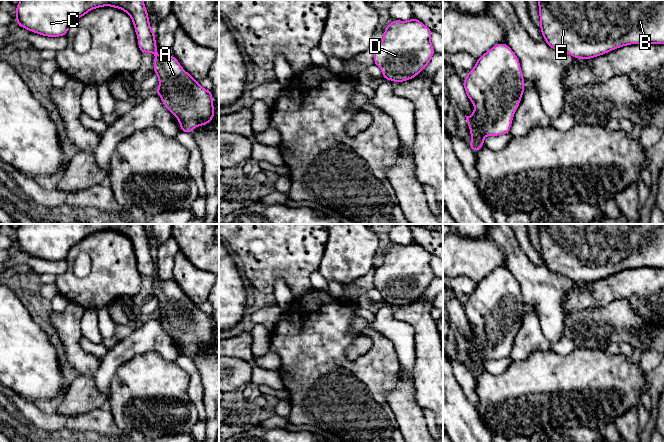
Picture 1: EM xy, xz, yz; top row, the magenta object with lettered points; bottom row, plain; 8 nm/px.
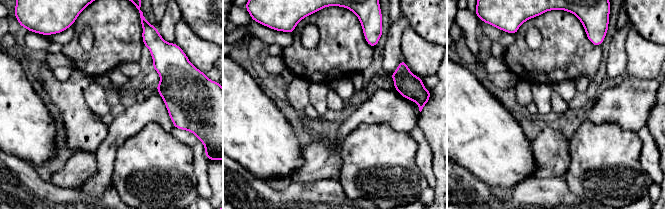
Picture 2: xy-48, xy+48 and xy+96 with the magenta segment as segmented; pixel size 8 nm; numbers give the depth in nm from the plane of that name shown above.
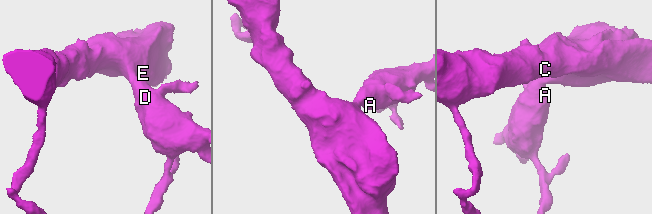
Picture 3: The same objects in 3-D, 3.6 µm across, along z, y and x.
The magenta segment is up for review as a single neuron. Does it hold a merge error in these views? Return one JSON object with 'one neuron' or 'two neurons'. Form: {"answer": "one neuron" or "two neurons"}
{"answer": "one neuron"}

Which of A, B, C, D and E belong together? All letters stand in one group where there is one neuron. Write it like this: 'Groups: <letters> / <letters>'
Groups: A B C D E

